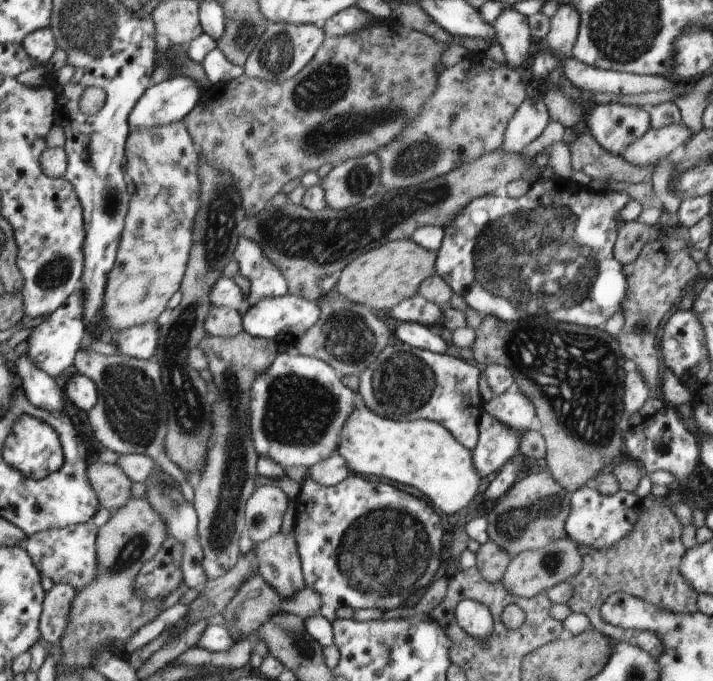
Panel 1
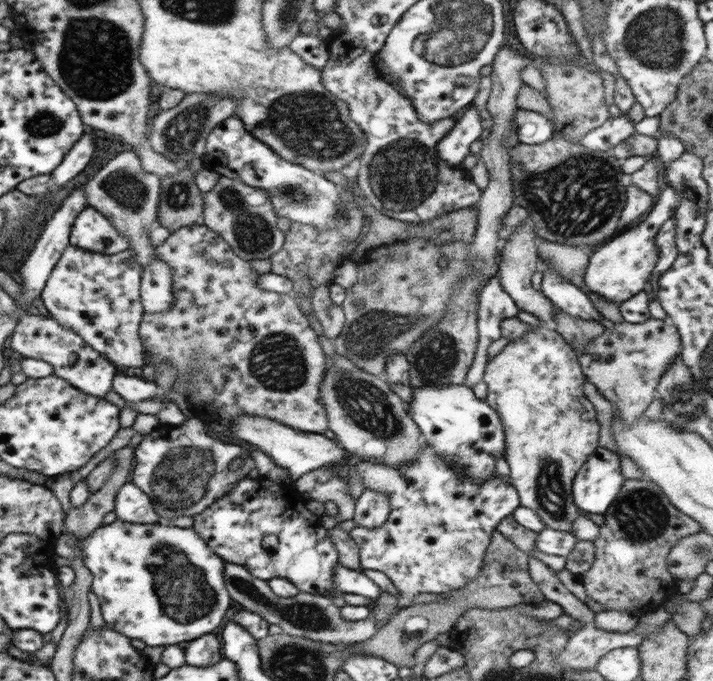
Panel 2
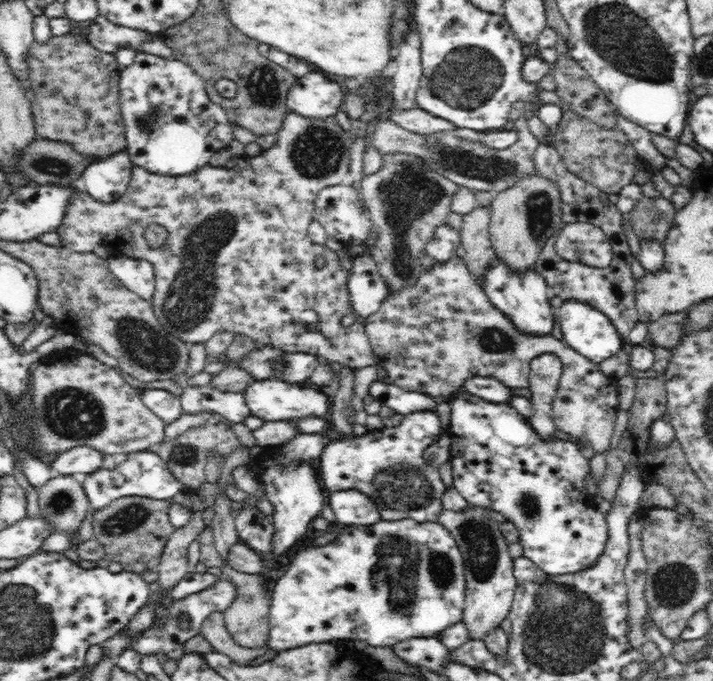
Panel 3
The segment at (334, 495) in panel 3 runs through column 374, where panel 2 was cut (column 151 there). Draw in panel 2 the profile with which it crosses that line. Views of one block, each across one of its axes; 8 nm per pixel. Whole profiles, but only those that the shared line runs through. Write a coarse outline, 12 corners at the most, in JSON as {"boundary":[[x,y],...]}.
{"boundary":[[134,483],[120,487],[114,512],[131,523],[164,522]]}

